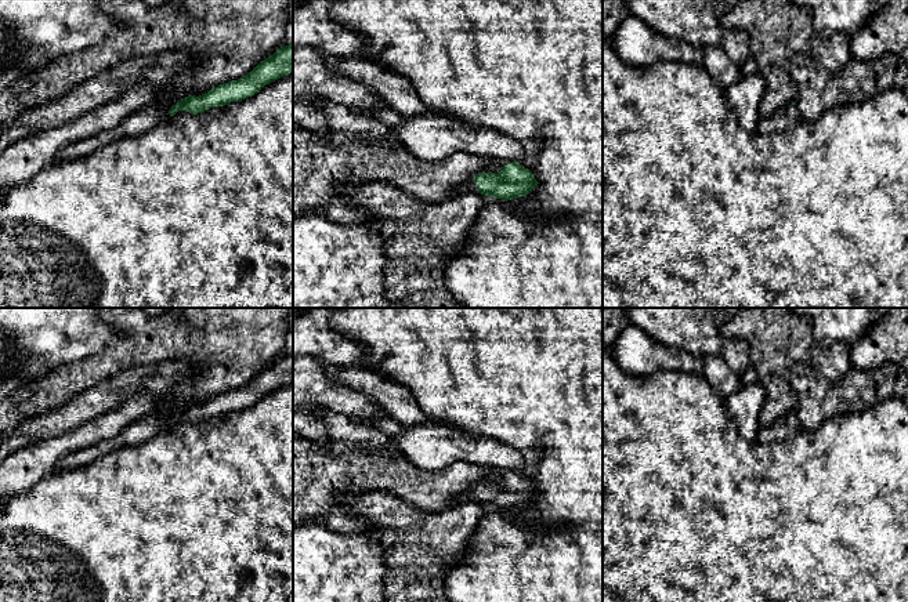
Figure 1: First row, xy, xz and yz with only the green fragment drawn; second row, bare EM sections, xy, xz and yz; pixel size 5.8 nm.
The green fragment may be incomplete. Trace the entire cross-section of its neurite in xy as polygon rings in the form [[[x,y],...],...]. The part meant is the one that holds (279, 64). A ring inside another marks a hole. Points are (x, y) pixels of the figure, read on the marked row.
[[[293,44],[278,48],[252,72],[238,80],[223,83],[199,97],[188,95],[170,109],[160,109],[156,105],[146,106],[140,112],[127,116],[115,128],[101,131],[93,137],[66,145],[57,155],[57,160],[86,157],[117,139],[138,135],[153,128],[178,110],[198,115],[210,108],[242,101],[257,94],[264,86],[290,73],[293,73]]]

